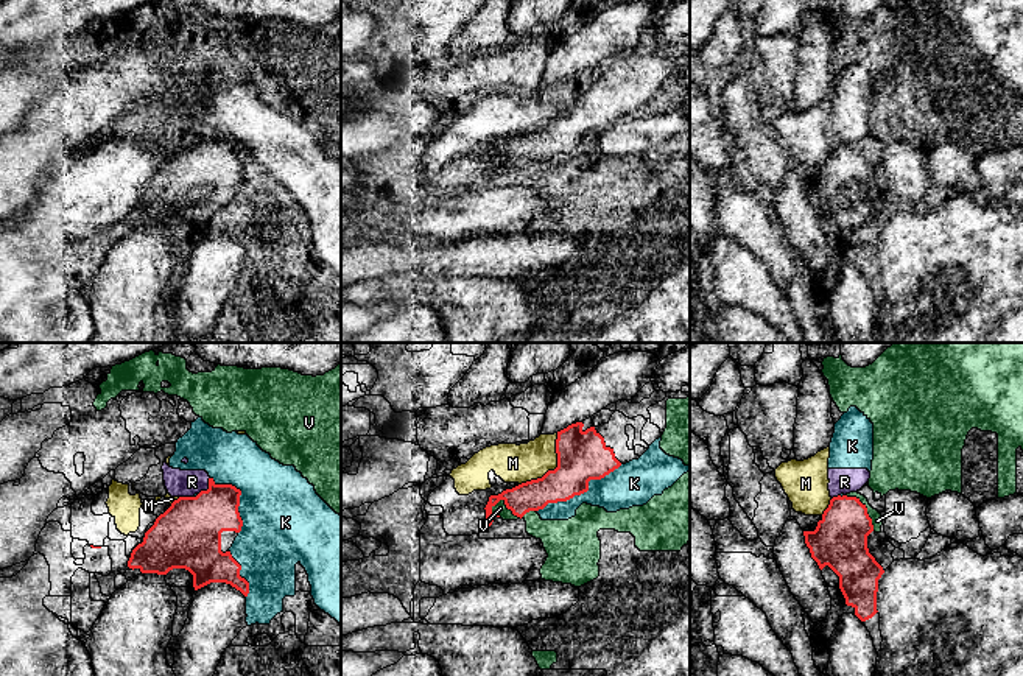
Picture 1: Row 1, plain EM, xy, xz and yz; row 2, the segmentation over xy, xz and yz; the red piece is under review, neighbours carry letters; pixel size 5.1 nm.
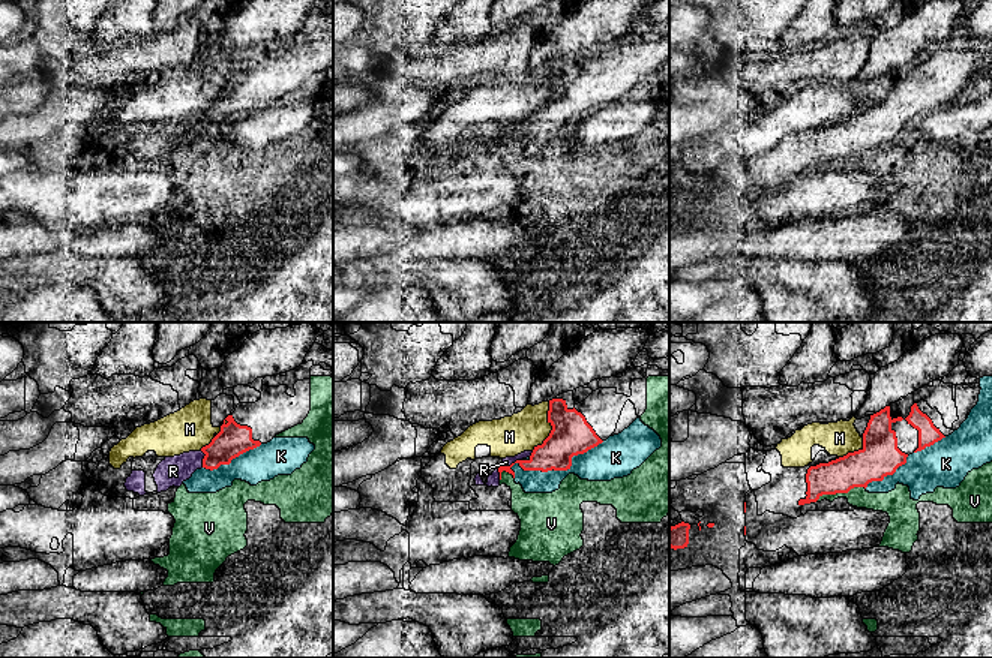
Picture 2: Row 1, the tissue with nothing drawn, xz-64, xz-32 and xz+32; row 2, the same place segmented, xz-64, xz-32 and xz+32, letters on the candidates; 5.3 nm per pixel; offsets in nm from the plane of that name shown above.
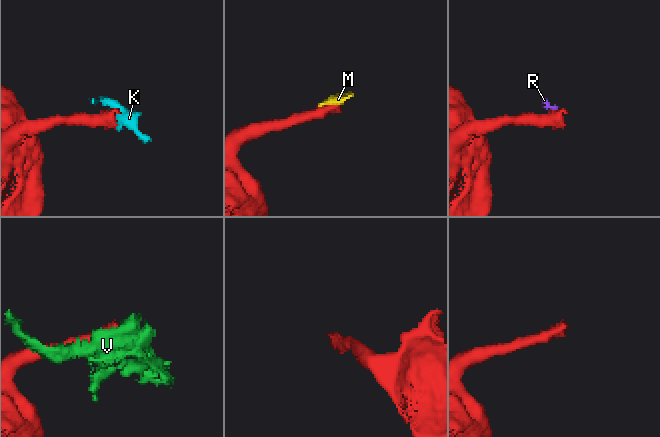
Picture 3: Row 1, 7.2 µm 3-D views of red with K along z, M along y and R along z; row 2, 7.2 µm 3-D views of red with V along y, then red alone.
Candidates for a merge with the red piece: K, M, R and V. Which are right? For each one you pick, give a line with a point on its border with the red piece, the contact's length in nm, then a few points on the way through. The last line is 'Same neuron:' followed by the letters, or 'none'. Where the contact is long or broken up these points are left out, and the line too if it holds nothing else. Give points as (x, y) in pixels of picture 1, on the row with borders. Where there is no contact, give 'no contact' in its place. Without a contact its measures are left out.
Same neuron: none

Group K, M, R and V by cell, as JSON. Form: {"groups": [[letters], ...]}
{"groups": [["K", "R"], ["M"], ["V"]]}

